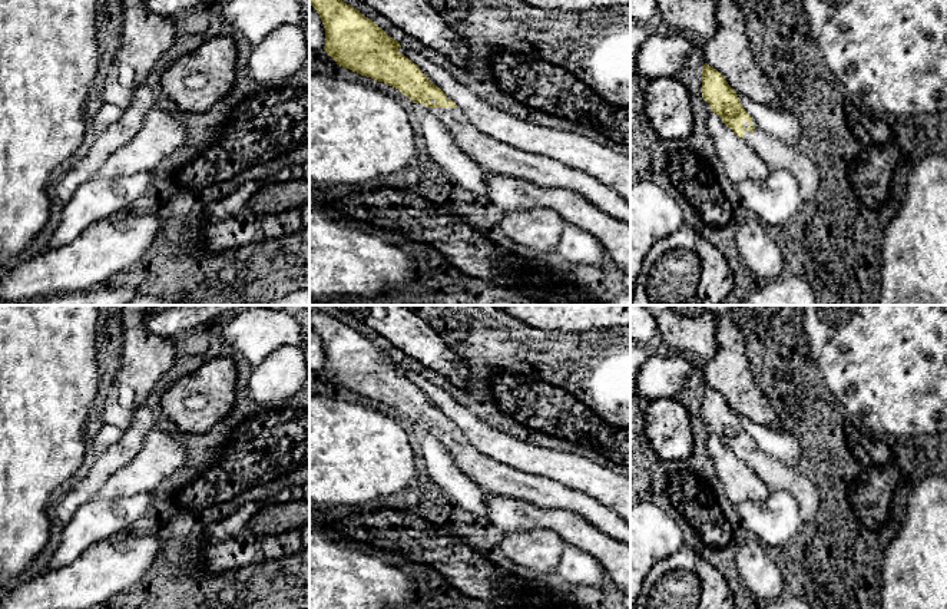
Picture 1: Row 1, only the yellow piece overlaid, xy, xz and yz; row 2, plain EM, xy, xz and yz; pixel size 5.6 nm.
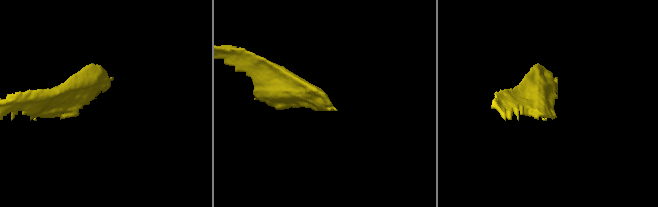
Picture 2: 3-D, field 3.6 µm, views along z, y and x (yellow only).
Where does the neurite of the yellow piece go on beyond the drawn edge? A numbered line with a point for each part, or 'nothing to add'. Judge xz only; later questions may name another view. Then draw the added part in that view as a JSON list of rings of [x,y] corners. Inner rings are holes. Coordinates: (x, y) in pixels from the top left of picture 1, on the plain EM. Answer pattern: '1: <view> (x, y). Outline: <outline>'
1: xz (493, 477). Outline: [[[414,424],[433,434],[447,450],[454,466],[483,491],[497,496],[513,496],[539,507],[559,507],[577,513],[615,540],[630,546],[630,526],[612,509],[595,497],[563,486],[552,479],[523,473],[481,454],[457,428],[428,428]]]

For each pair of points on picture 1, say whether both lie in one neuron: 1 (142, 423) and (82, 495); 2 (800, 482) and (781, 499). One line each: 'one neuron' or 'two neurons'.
1: one neuron
2: two neurons

